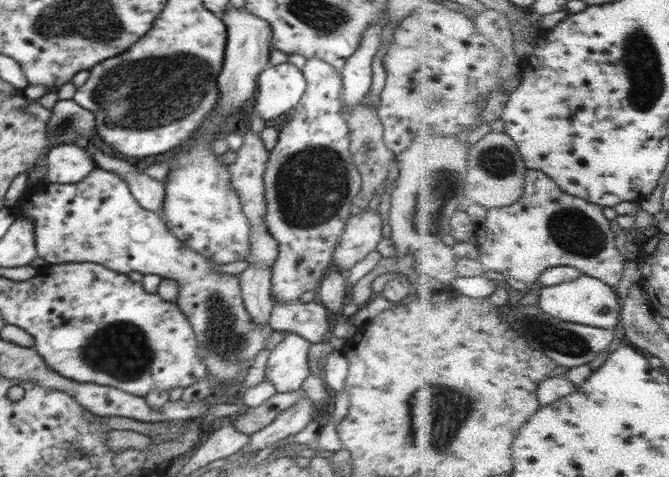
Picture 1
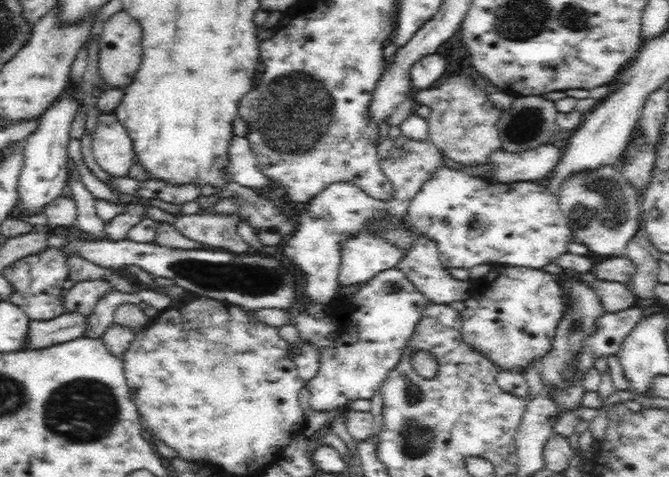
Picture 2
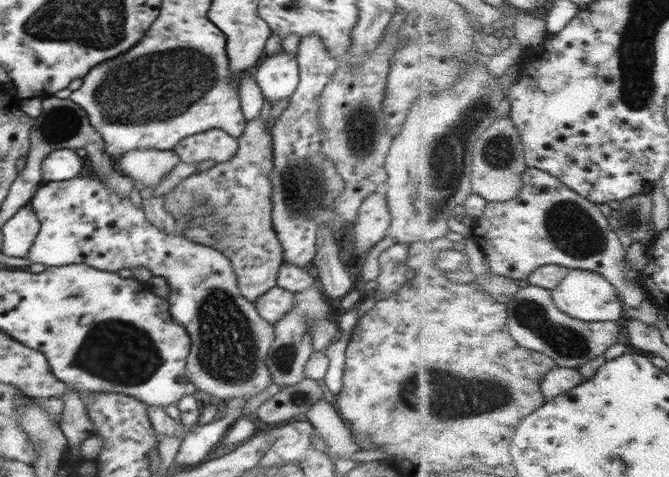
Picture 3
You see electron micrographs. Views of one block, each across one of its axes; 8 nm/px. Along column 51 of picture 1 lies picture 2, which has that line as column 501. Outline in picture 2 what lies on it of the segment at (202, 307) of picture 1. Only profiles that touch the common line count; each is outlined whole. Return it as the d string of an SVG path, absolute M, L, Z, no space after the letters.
M441 168L432 174L420 193L410 201L407 213L406 222L436 244L439 260L444 266L452 268L469 269L478 264L502 264L508 267L542 269L562 254L568 253L568 246L573 240L570 223L556 195L548 190L546 182L491 184L484 178L475 178L452 168Z

